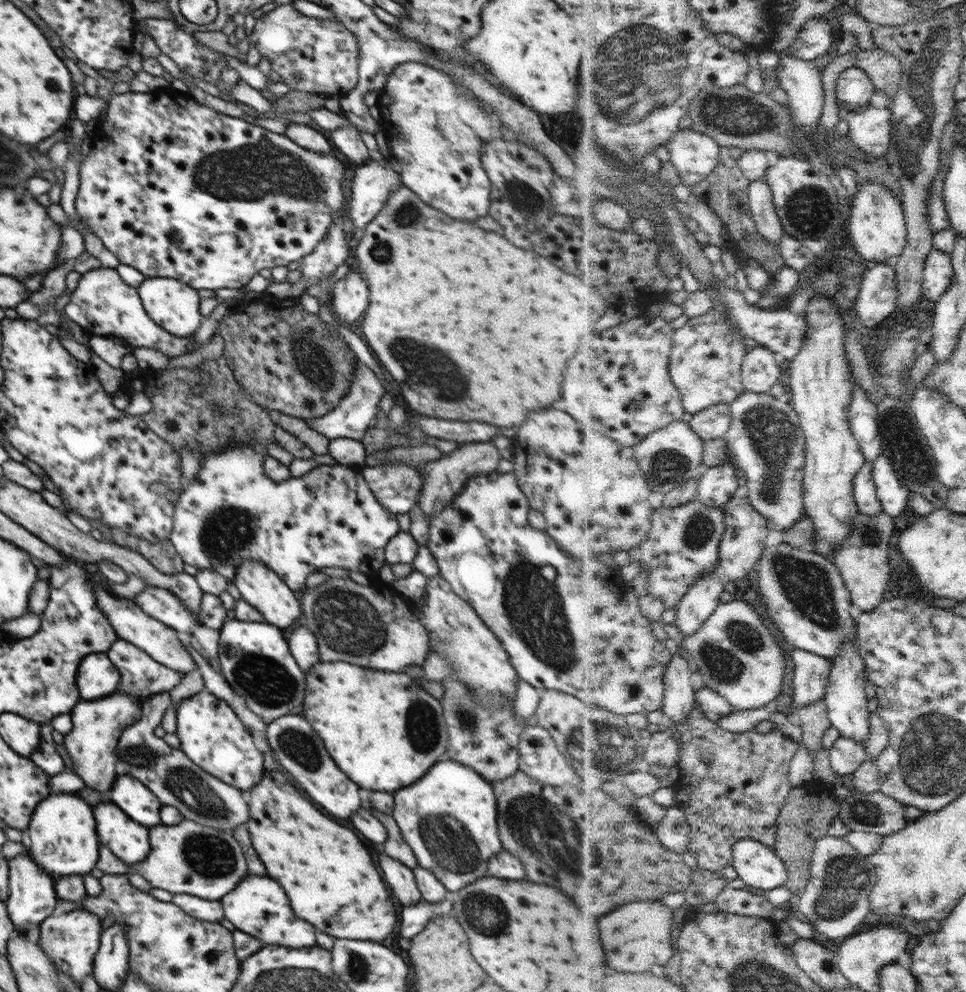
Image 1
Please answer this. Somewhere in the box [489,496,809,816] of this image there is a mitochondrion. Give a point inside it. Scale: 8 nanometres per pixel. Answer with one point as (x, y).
(534, 608)

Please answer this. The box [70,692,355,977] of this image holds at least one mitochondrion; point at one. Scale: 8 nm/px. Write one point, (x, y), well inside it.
(191, 790)

